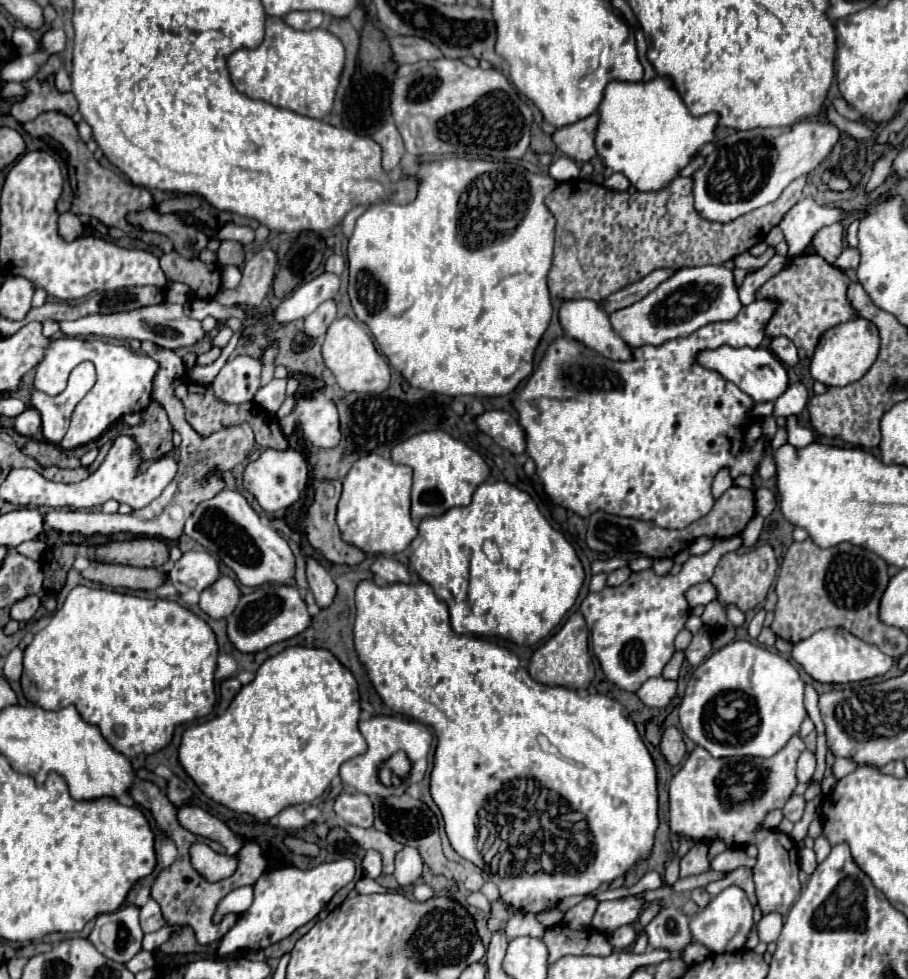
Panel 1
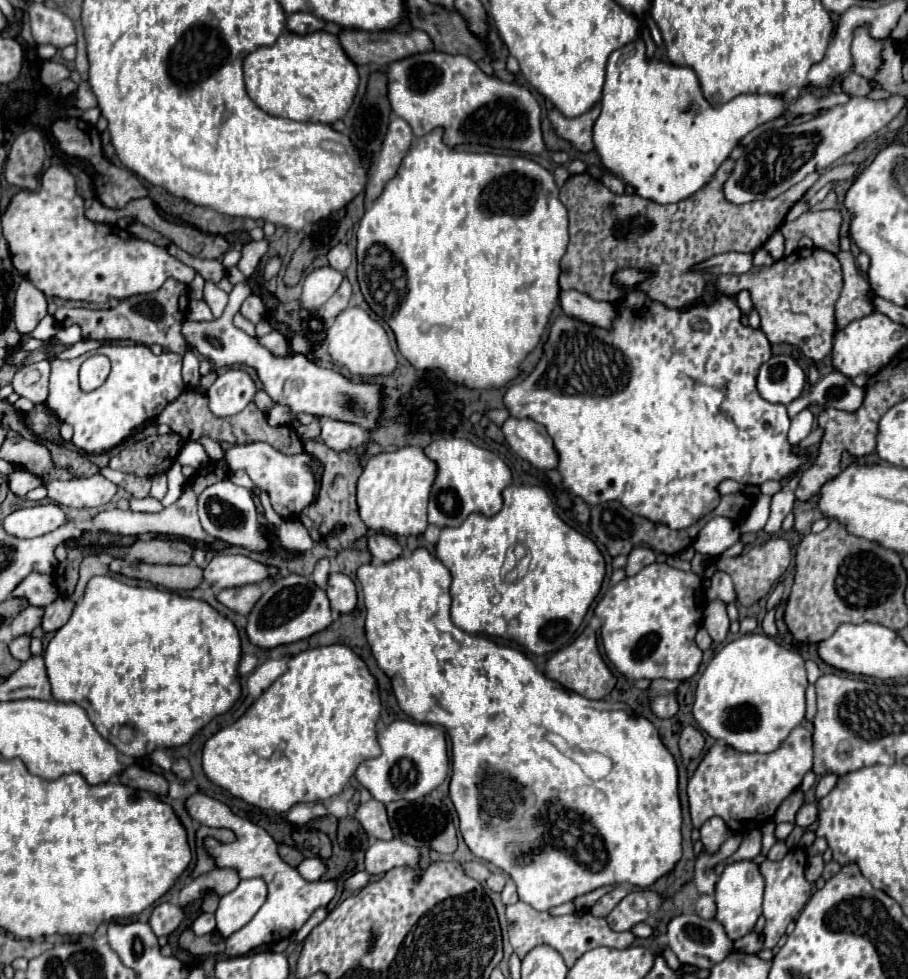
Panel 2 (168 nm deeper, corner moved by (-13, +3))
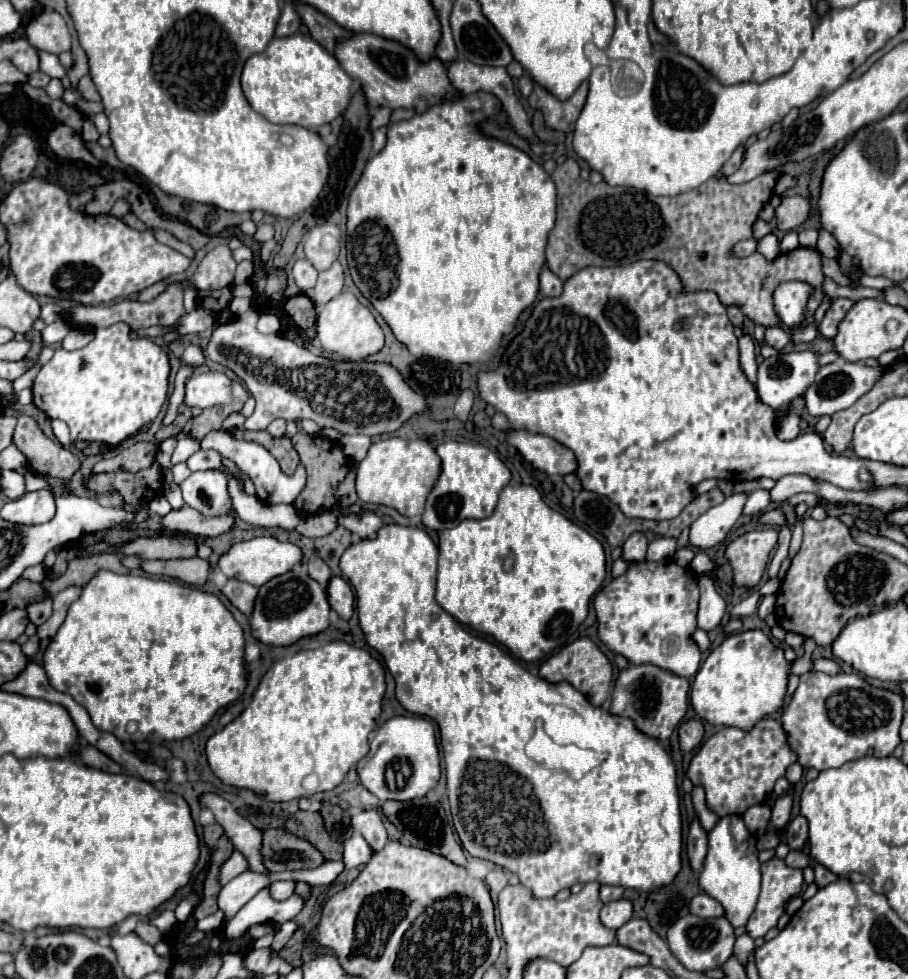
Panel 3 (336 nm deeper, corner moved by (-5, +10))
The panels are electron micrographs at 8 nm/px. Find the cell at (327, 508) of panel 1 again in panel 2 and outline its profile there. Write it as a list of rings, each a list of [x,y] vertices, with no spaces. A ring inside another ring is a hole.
[[[313,439],[303,441],[303,449],[305,449],[305,453],[309,453],[311,457],[321,461],[323,475],[321,475],[321,487],[319,487],[317,499],[301,511],[299,519],[303,519],[301,523],[307,527],[311,539],[321,543],[321,545],[325,545],[325,537],[333,527],[349,525],[349,529],[339,535],[339,541],[341,541],[341,547],[351,547],[359,537],[363,537],[367,533],[367,527],[365,527],[365,523],[361,521],[359,513],[357,513],[357,501],[355,501],[355,483],[357,483],[357,479],[363,471],[359,455],[345,453],[345,451],[343,453],[331,451],[327,445],[317,443]]]

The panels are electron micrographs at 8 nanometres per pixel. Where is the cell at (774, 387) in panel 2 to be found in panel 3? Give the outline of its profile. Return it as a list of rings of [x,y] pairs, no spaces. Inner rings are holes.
[[[785,352],[765,358],[757,370],[757,394],[771,408],[793,402],[811,386],[819,366],[813,352]]]

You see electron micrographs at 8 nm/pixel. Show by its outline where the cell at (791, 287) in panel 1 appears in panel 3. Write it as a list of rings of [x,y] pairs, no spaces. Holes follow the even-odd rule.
[[[569,158],[551,174],[557,186],[557,224],[549,234],[547,268],[561,280],[569,280],[585,266],[631,264],[643,258],[663,260],[681,278],[683,292],[713,290],[725,306],[739,306],[755,324],[763,328],[781,326],[787,334],[793,334],[795,328],[787,328],[775,312],[775,288],[789,280],[805,282],[813,288],[805,308],[805,322],[799,328],[809,326],[825,298],[821,254],[799,246],[787,254],[779,254],[775,260],[767,260],[757,252],[749,260],[759,262],[731,258],[731,246],[737,240],[753,236],[757,214],[771,200],[779,176],[779,172],[769,172],[747,184],[729,184],[725,174],[719,172],[691,192],[673,198],[655,198],[629,188],[613,188],[607,182],[591,184],[589,180],[581,180],[579,164]]]

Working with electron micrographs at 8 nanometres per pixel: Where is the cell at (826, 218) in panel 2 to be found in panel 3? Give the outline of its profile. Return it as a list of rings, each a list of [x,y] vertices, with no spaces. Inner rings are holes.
[[[787,196],[775,210],[777,228],[781,232],[791,232],[809,218],[809,200],[803,196]]]

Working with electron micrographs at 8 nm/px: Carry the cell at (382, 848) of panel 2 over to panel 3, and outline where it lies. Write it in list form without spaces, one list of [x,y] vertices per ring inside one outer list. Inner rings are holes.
[[[353,834],[347,842],[345,842],[345,852],[343,852],[343,862],[345,868],[357,868],[361,864],[367,864],[373,858],[371,846],[367,844],[367,840],[363,840],[363,836]]]

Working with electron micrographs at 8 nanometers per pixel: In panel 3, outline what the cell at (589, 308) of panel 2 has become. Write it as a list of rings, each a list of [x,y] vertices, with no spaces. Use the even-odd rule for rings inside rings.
[[[549,268],[541,270],[539,284],[541,284],[541,294],[547,298],[555,298],[555,296],[563,294],[563,282]]]

